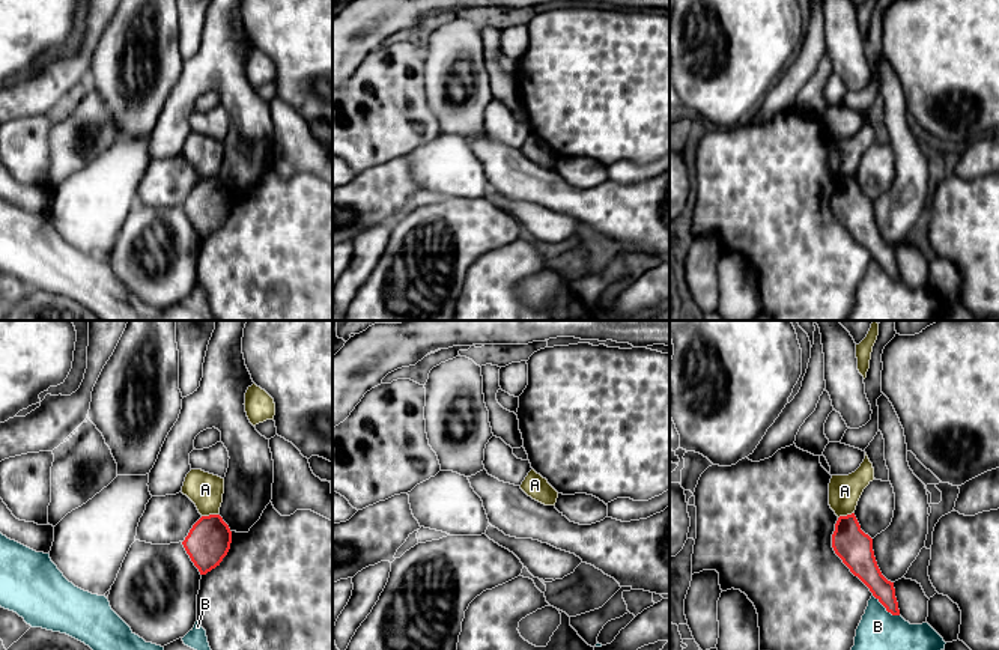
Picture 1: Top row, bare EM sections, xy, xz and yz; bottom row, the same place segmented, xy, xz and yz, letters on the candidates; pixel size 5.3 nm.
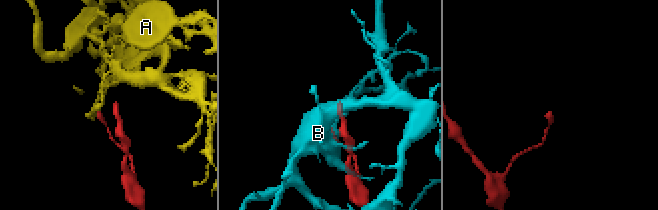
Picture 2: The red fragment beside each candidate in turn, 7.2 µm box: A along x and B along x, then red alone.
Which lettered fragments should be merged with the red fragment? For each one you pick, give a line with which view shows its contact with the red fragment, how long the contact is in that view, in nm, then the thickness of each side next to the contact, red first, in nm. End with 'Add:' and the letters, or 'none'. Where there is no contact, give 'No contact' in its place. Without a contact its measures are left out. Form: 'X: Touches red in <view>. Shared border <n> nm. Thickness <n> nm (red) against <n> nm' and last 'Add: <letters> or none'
Add: none

